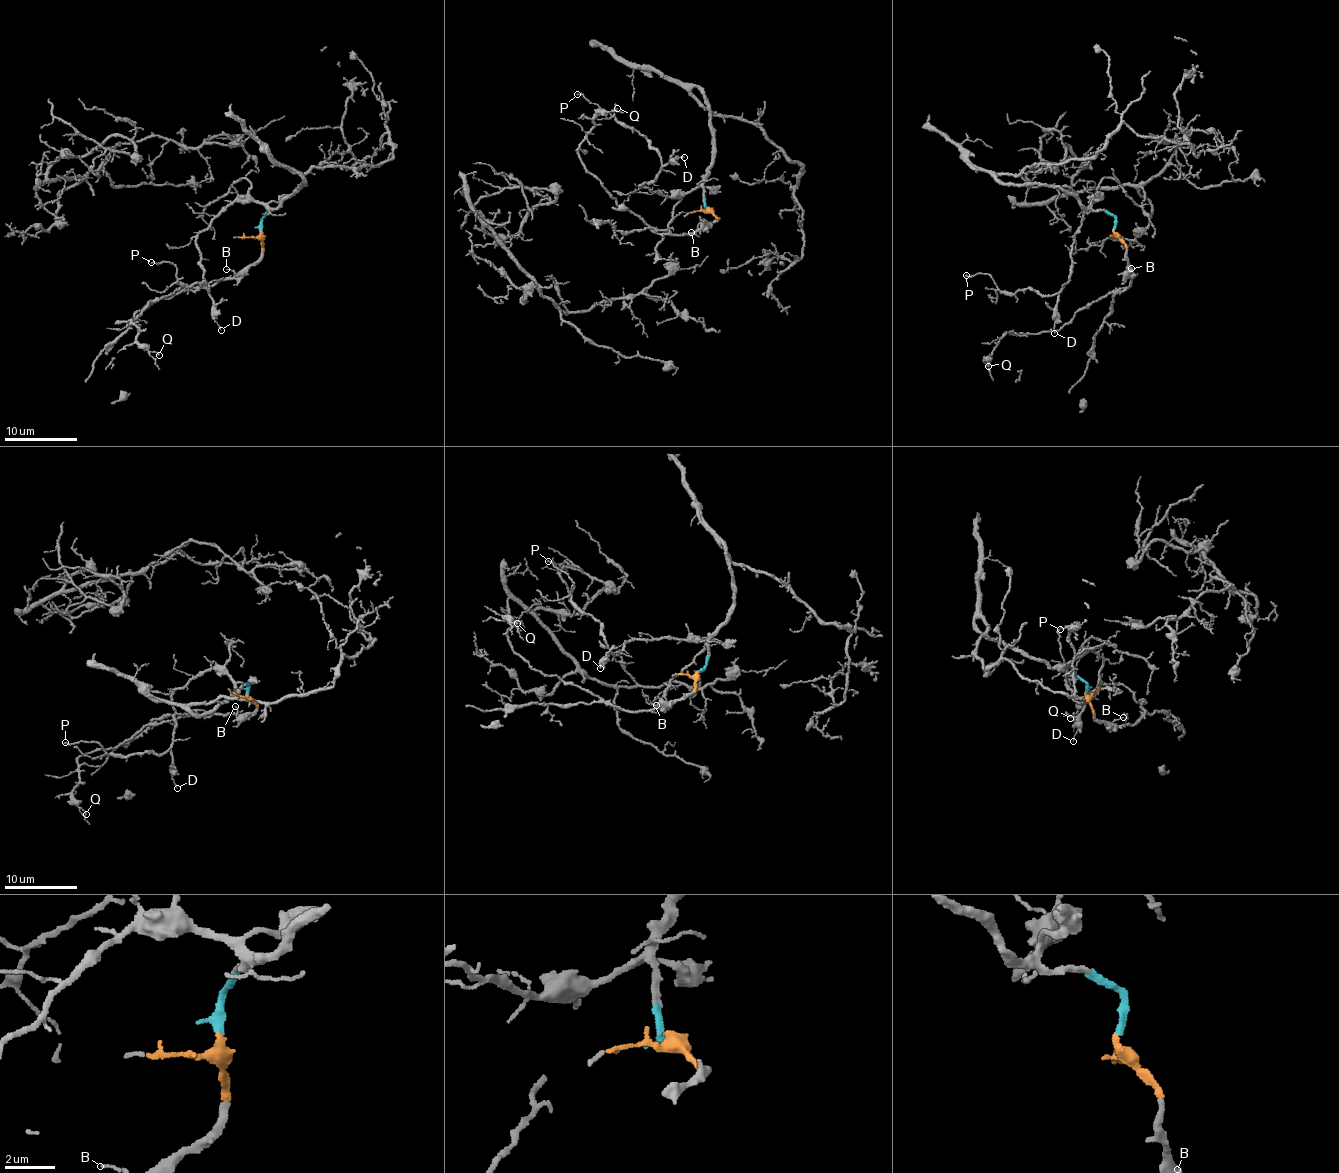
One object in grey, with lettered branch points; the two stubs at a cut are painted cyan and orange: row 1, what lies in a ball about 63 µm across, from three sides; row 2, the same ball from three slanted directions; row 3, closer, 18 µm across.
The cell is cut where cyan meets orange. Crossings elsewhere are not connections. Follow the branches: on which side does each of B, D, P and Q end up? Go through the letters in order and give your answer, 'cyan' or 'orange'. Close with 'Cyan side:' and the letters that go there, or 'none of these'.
B: orange
D: cyan
P: cyan
Q: orange
Cyan side: D, P

